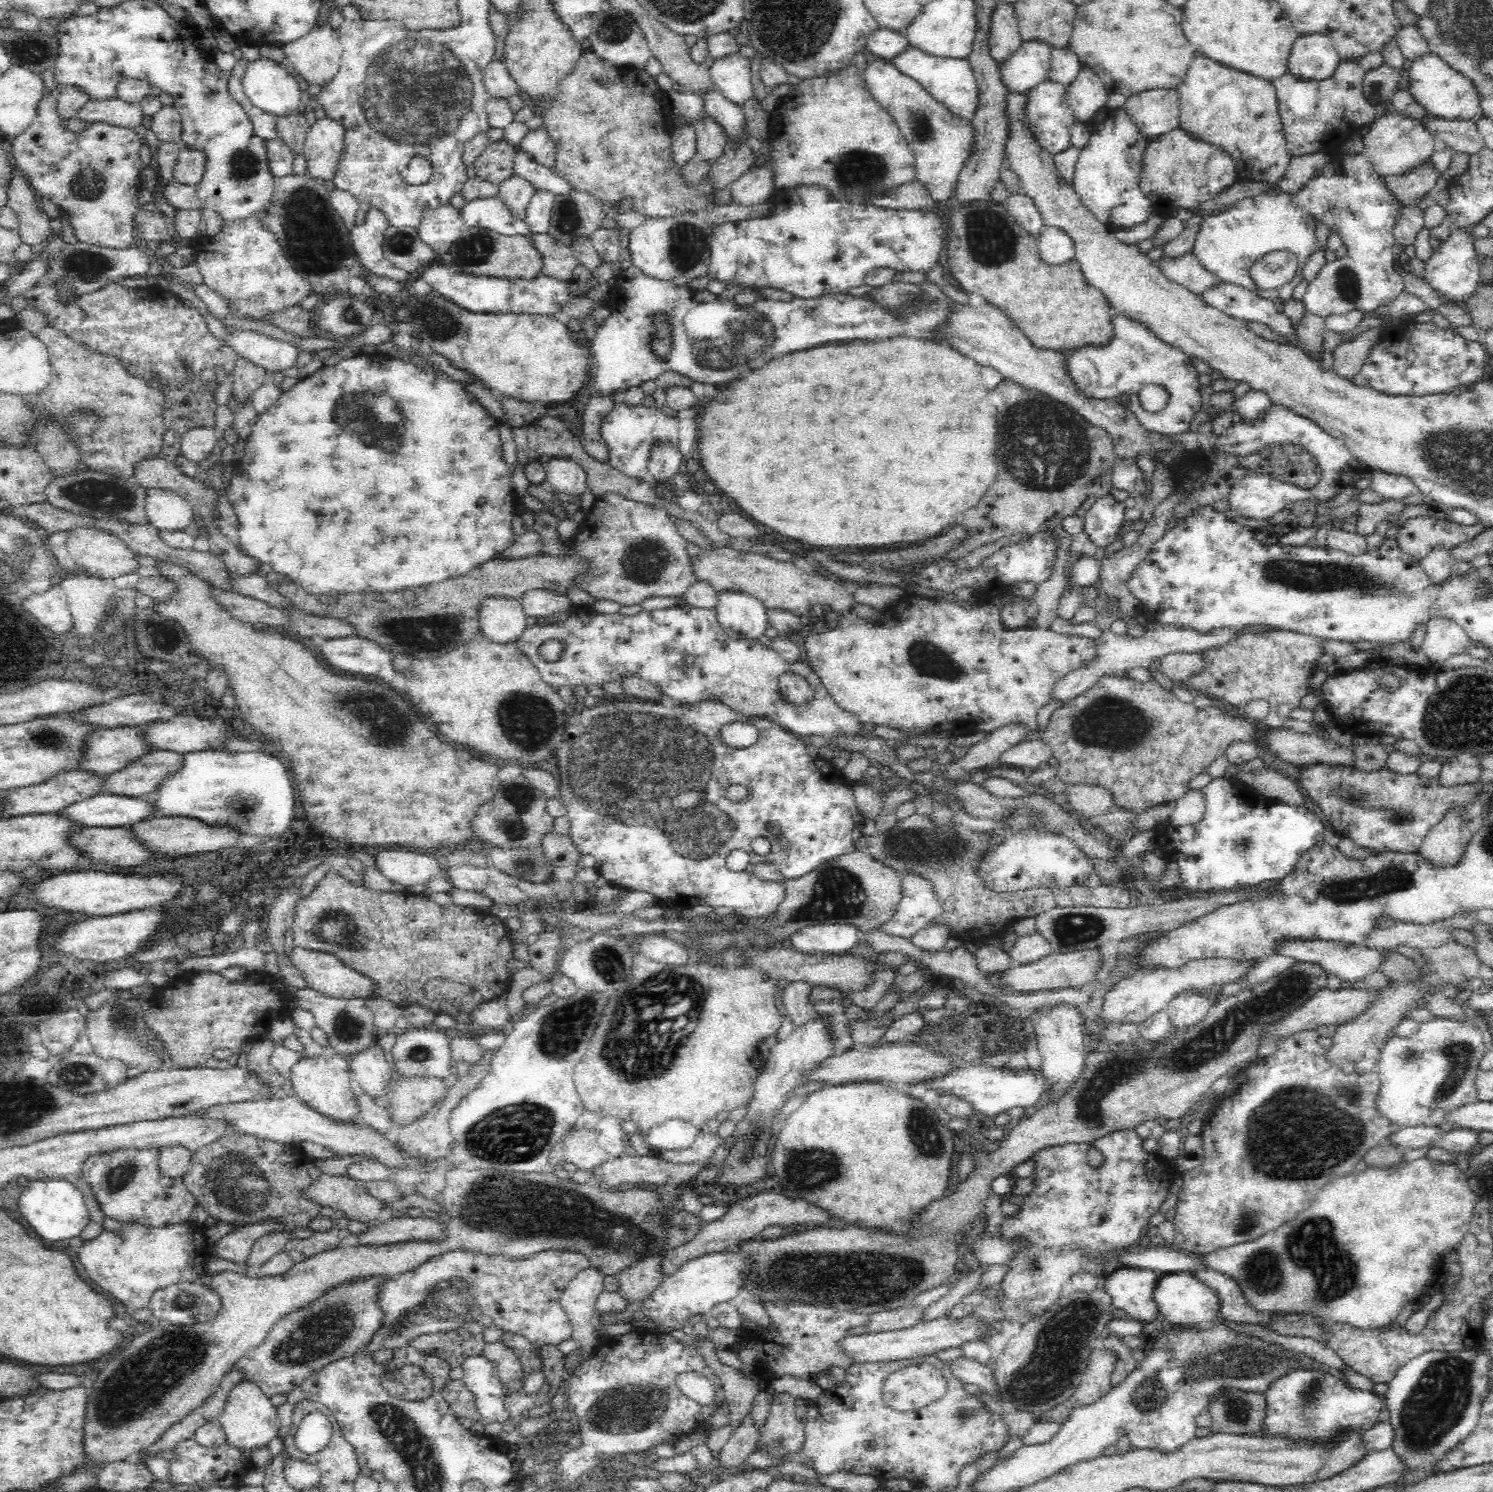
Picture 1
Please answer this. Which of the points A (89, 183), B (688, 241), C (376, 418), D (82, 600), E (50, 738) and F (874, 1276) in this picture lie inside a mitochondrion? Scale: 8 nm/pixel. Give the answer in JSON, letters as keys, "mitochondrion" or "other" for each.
{"A":"mitochondrion","B":"mitochondrion","C":"mitochondrion","D":"other","E":"mitochondrion","F":"mitochondrion"}

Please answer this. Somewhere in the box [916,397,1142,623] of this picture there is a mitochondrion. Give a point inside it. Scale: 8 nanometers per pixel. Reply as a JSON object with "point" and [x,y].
{"point":[1057,457]}

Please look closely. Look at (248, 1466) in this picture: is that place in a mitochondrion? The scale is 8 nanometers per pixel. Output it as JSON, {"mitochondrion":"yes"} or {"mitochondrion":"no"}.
{"mitochondrion":"no"}

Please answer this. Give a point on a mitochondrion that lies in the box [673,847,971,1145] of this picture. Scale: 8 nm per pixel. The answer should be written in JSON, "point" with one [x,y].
{"point":[837,894]}

